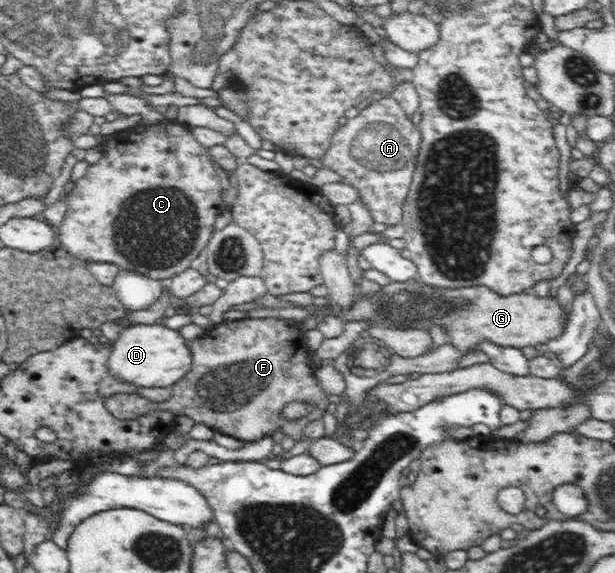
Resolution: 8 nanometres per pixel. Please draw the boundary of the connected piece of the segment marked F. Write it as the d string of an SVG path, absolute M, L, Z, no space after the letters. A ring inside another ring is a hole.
M280 316L266 318L247 317L246 319L223 320L219 325L210 327L208 330L206 330L203 336L200 338L187 341L187 346L190 348L191 353L191 370L186 376L179 379L173 386L171 386L171 396L168 397L168 399L165 399L165 401L162 402L150 402L150 399L146 399L146 397L138 395L137 393L113 394L110 395L109 398L105 399L105 408L114 417L122 420L138 421L142 417L148 417L148 414L154 411L168 411L172 412L172 414L176 416L188 415L188 417L194 419L195 422L206 423L206 425L210 426L215 432L219 432L224 435L230 435L230 431L234 431L234 429L230 429L230 425L238 425L238 433L232 433L231 436L246 442L268 437L274 431L278 430L283 433L283 436L287 435L296 442L304 441L308 438L304 435L304 428L308 425L308 423L310 423L310 421L322 419L323 415L327 411L330 401L328 399L328 393L321 388L319 381L317 381L317 377L315 377L316 365L314 365L311 360L311 358L314 356L314 351L311 351L309 347L306 346L306 342L304 342L304 331L299 328L299 326L300 323ZM297 399L300 399L302 402L314 402L314 404L316 404L316 411L312 411L312 413L308 414L307 416L297 420L292 420L290 422L288 422L288 420L284 420L284 418L280 418L281 410L284 408L284 405L287 405L292 401L297 401Z

